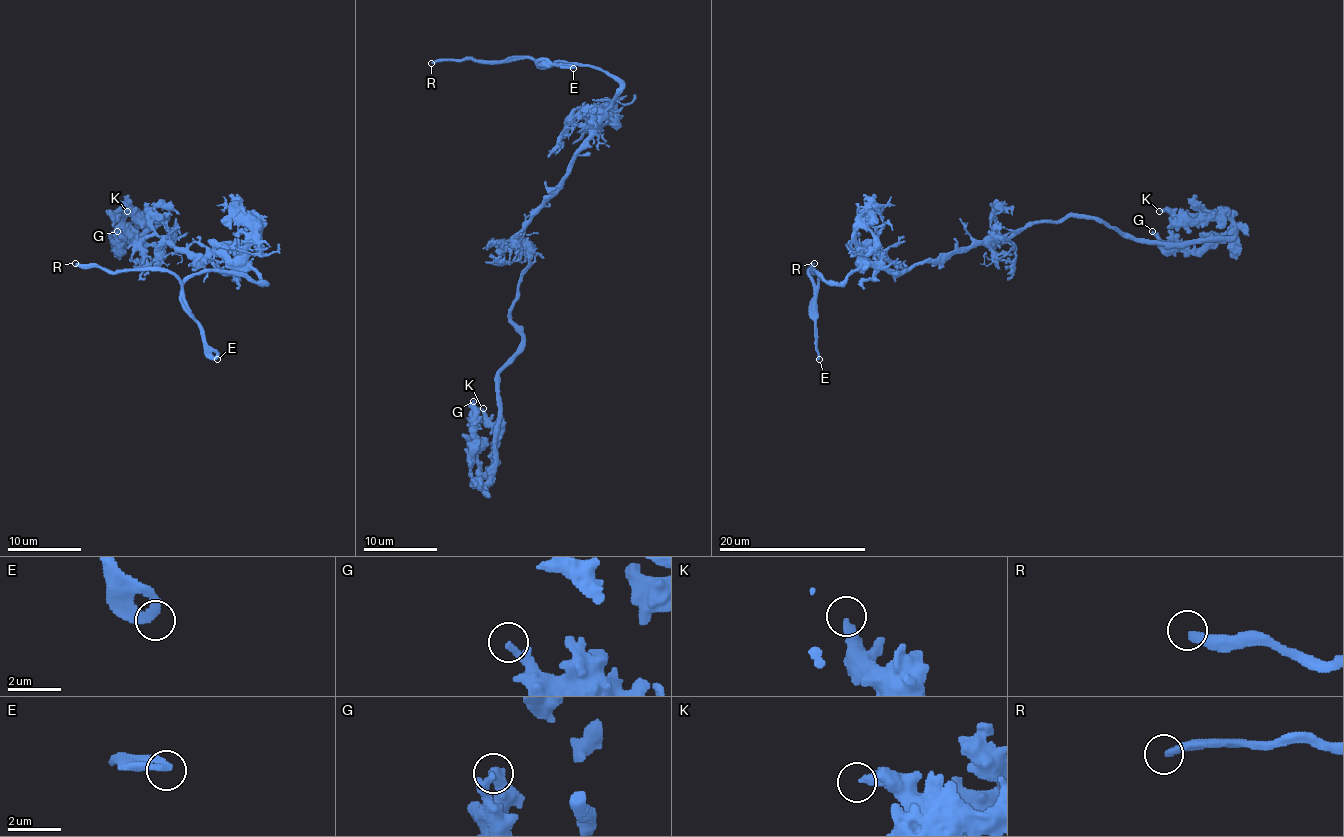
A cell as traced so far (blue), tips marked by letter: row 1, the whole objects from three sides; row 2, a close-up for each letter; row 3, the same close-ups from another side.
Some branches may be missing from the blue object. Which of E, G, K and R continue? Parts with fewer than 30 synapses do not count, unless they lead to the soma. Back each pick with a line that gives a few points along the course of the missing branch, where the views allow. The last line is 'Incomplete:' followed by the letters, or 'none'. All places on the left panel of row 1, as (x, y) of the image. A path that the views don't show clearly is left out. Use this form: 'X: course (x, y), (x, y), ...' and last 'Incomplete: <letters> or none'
R: course (75, 263), (34, 252), (7, 252)
Incomplete: R

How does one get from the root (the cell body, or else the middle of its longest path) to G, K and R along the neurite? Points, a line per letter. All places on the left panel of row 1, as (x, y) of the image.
G: (169, 242), (165, 240), (173, 235), (154, 218), (164, 216), (141, 242), (116, 235), (117, 248), (117, 231)
K: (169, 242), (173, 235), (154, 218), (164, 216), (141, 242), (127, 229), (129, 215), (140, 220), (127, 211)
R: (169, 242), (219, 272), (250, 266), (263, 283), (221, 270), (182, 283), (164, 270), (75, 263)

